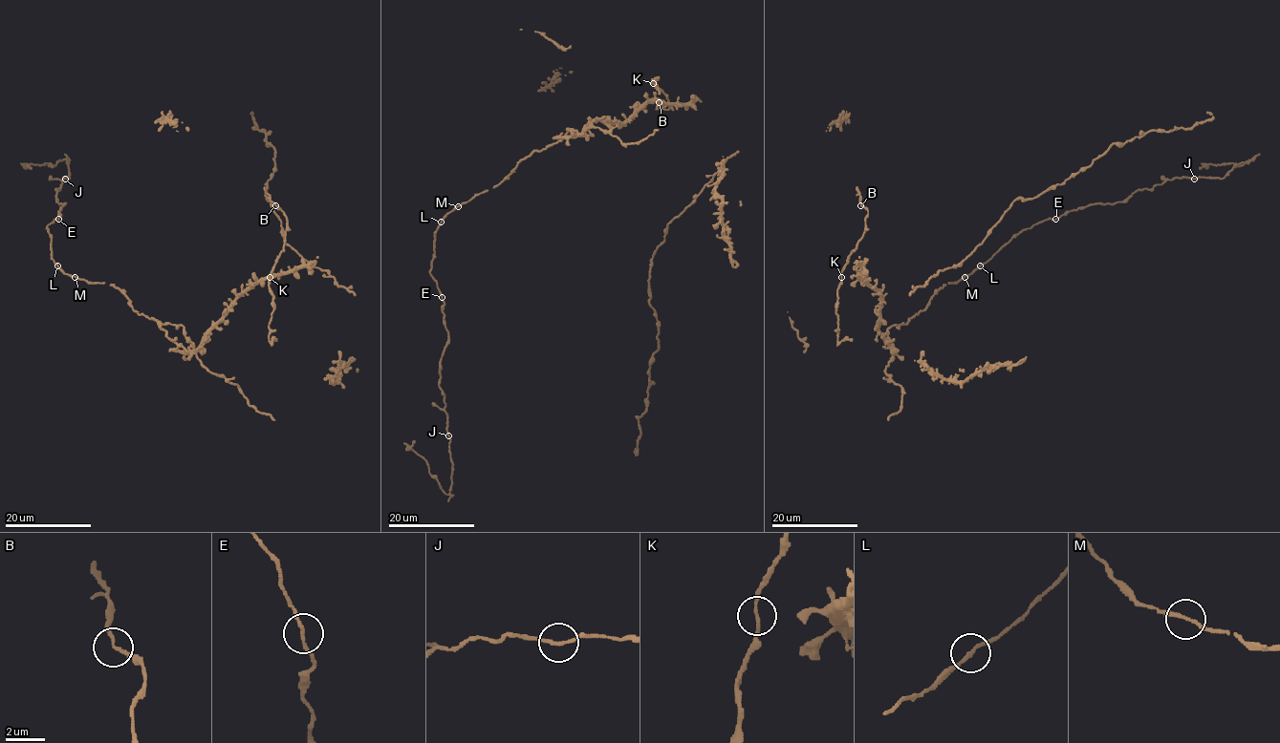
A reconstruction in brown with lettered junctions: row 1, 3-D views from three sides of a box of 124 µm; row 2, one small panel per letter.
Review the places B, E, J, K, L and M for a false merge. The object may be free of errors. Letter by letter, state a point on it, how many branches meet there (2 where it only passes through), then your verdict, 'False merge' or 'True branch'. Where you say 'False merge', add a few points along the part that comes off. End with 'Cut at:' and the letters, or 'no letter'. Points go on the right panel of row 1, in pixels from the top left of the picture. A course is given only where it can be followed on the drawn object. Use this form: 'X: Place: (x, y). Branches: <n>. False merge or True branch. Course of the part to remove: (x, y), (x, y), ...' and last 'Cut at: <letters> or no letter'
B: Place: (860, 205). Branches: 2. True branch
E: Place: (1055, 219). Branches: 2. True branch
J: Place: (1194, 179). Branches: 2. False merge. Course of the part to remove: (1194, 178), (1224, 178), (1238, 164), (1252, 159), (1243, 165), (1201, 163)
K: Place: (841, 277). Branches: 2. True branch
L: Place: (980, 265). Branches: 2. True branch
M: Place: (965, 277). Branches: 2. True branch
Cut at: J

